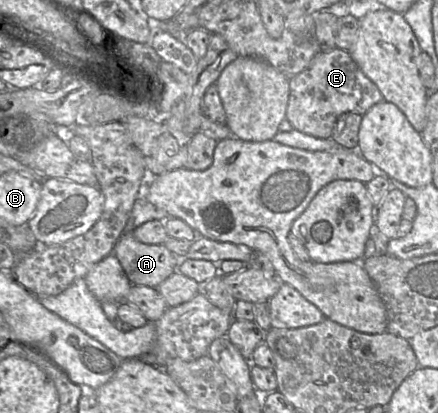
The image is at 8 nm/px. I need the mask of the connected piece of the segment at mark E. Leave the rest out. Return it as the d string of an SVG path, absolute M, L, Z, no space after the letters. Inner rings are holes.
M339 48L318 53L306 69L289 79L289 85L286 119L294 129L321 139L332 137L335 123L341 114L353 112L364 115L372 106L384 100L377 85L364 74L350 53Z

